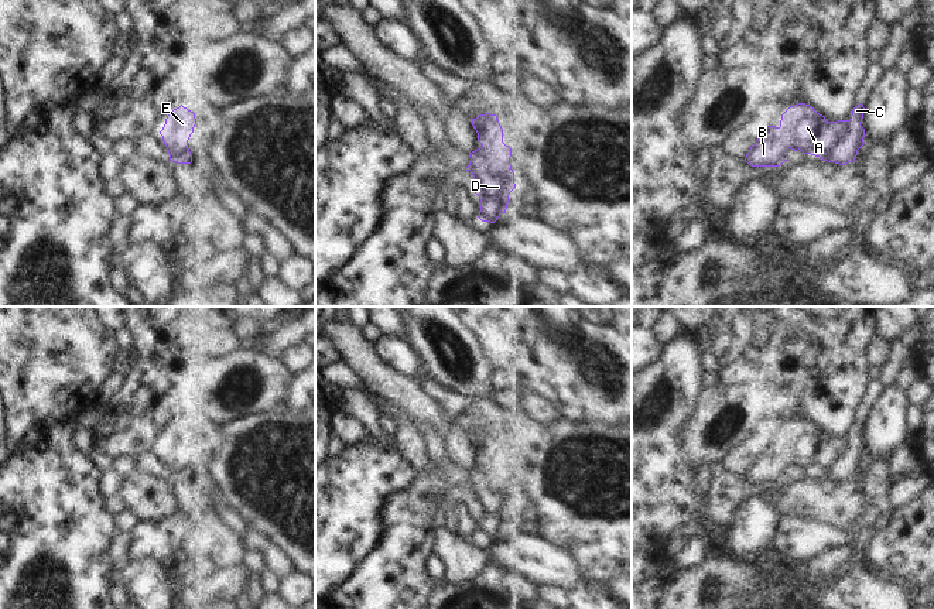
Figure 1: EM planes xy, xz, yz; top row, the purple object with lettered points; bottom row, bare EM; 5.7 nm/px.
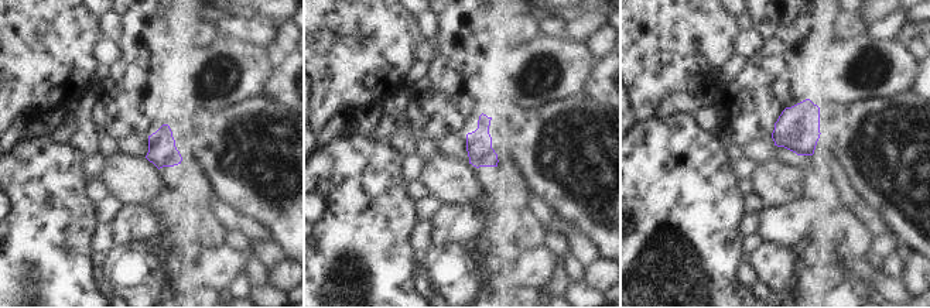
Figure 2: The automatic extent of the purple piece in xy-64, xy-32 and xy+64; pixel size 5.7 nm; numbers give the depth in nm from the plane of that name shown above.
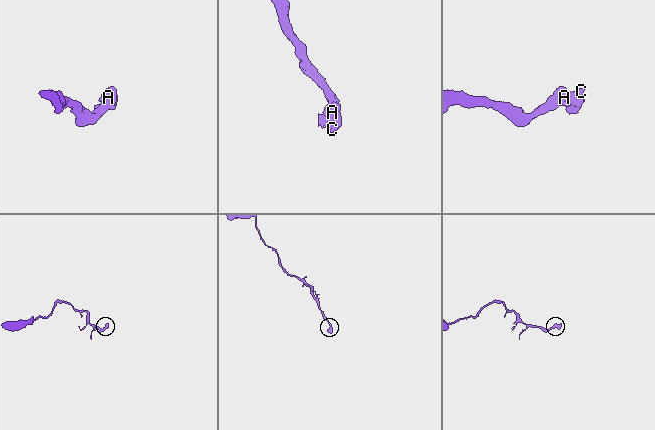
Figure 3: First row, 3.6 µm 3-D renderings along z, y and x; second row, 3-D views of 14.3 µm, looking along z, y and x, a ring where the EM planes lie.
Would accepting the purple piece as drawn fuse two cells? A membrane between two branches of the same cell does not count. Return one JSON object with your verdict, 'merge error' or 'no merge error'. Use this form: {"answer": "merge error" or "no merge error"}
{"answer": "no merge error"}

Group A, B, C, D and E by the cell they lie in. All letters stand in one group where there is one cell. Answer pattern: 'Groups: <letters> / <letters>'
Groups: A B C D E

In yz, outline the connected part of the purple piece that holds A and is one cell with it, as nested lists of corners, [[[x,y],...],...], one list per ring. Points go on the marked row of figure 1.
[[[861,102],[849,120],[827,122],[812,106],[793,105],[781,114],[779,127],[766,126],[745,161],[752,167],[780,167],[791,148],[839,165],[853,162],[865,144],[863,110]]]

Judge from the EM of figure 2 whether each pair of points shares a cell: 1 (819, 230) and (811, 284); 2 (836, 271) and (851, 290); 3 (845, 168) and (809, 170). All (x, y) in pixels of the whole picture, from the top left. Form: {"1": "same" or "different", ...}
{"1": "different", "2": "different", "3": "different"}

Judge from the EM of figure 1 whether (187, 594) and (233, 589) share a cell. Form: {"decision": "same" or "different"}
{"decision": "same"}

